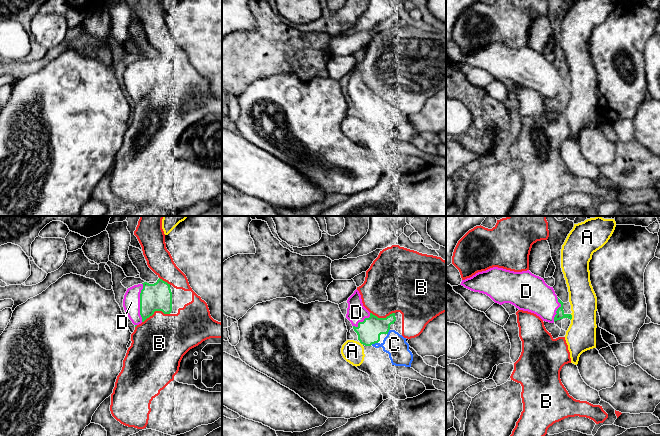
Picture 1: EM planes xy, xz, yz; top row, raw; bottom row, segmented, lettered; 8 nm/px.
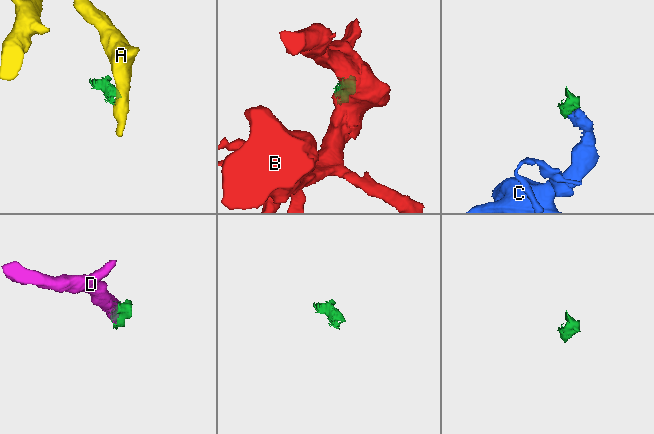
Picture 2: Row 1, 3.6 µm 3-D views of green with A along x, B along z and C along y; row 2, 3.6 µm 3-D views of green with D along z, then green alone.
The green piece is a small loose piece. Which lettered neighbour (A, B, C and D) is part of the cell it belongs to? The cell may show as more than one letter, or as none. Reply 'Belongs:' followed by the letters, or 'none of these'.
Belongs: C, D

